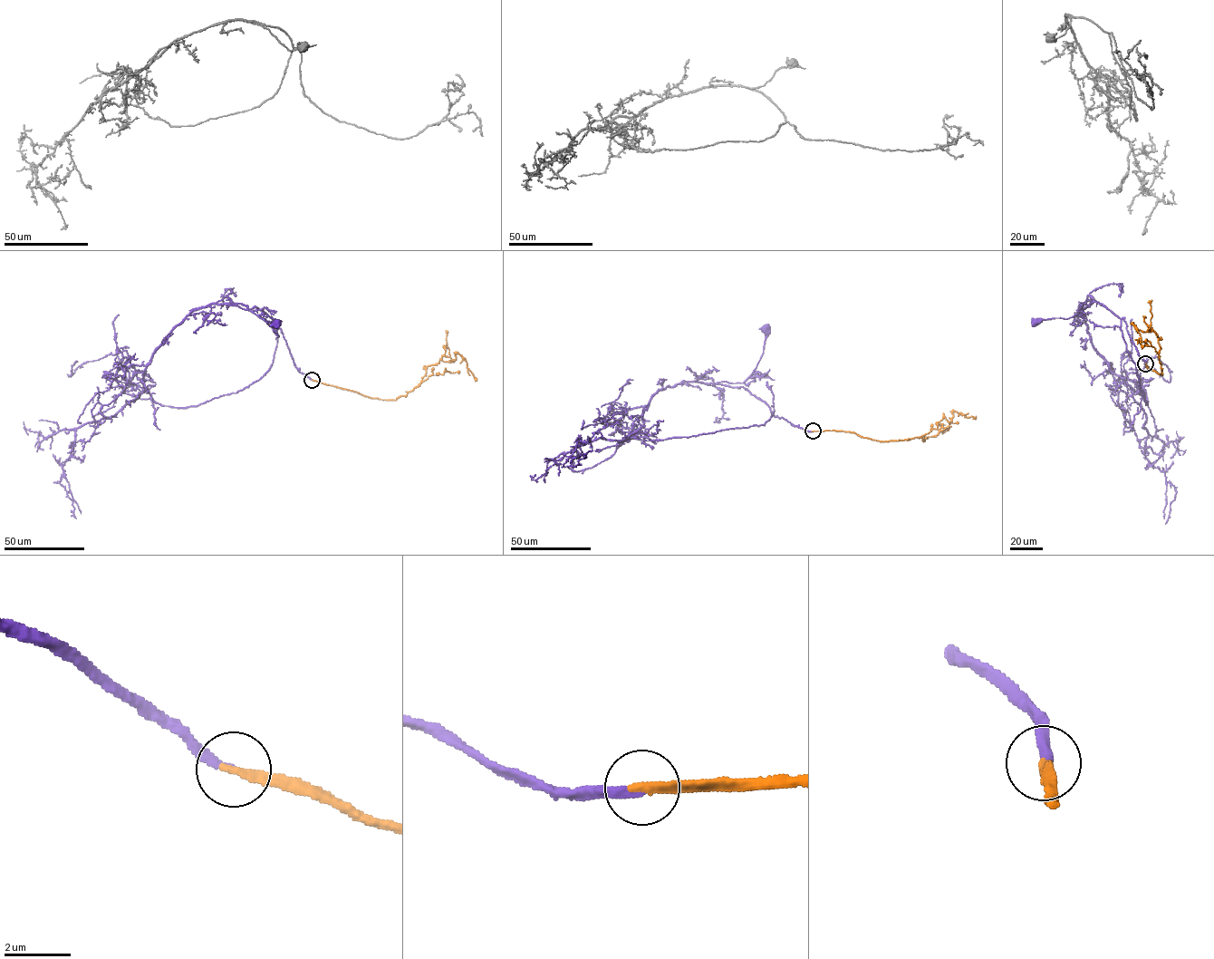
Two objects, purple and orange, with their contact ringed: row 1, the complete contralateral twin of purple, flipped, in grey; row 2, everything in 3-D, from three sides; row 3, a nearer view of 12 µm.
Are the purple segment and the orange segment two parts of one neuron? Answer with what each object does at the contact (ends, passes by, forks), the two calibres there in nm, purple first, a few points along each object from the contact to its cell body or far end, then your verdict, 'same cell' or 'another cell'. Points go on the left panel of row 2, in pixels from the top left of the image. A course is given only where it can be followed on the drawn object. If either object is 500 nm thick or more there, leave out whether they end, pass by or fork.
purple ends; orange ends; calibres 280 and 280 nm; course purple (313, 380), (295, 366), (284, 334), (271, 317), (255, 307), (226, 303), (249, 309), (268, 323), (277, 324); course orange (313, 380), (370, 398), (396, 400), (418, 385), (427, 366), (440, 360), (455, 360), (458, 353), (476, 381); same cell

